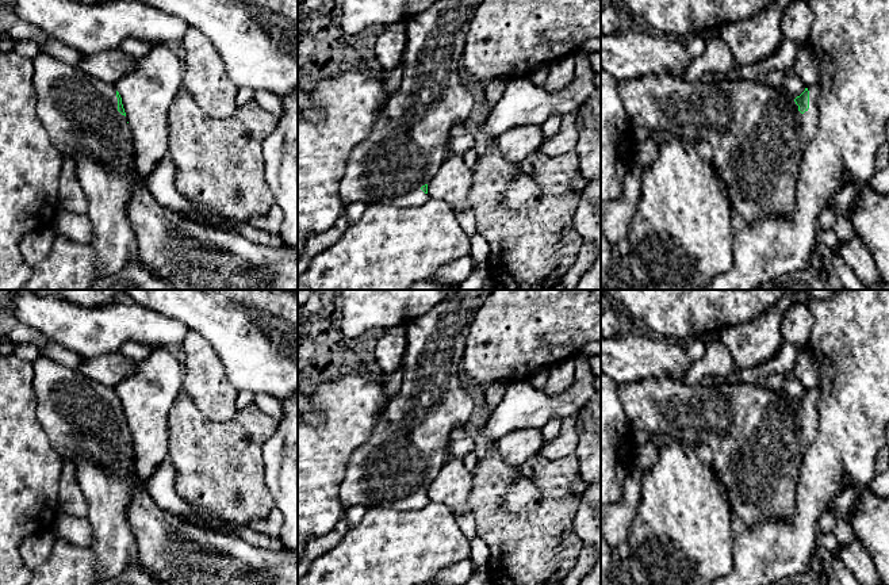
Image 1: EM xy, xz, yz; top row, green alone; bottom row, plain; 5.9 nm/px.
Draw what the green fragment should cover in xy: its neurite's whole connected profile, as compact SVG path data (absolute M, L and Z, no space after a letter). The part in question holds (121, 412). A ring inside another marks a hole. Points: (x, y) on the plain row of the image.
M39 356L32 368L37 420L64 462L84 455L100 464L124 469L131 486L131 502L126 515L135 538L139 567L164 585L298 585L298 552L253 547L237 535L191 523L177 513L161 509L153 501L146 482L135 475L130 429L114 387L45 356Z

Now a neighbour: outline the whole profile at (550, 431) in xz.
M551 421L551 422L545 424L541 428L541 431L543 431L544 441L545 443L552 441L559 432L559 421Z

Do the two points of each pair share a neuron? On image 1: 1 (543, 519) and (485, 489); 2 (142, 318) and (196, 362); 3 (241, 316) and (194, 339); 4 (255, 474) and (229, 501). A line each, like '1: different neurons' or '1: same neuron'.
1: same neuron
2: different neurons
3: different neurons
4: same neuron

